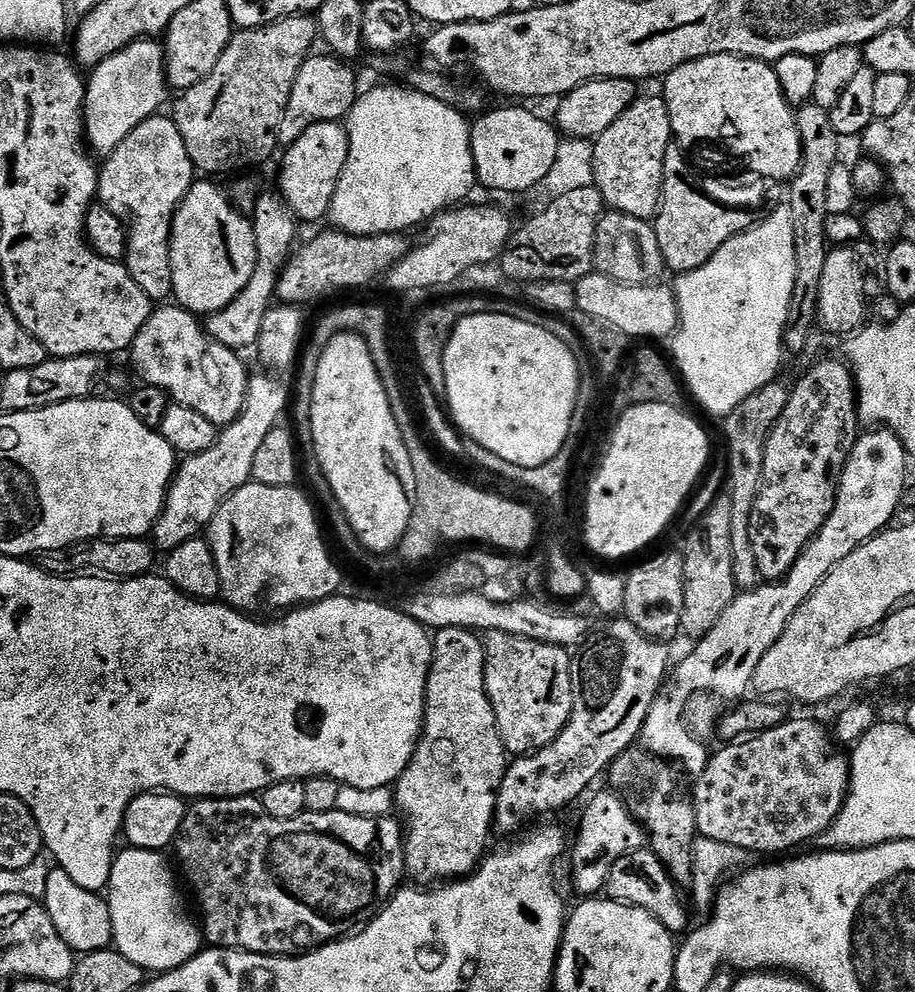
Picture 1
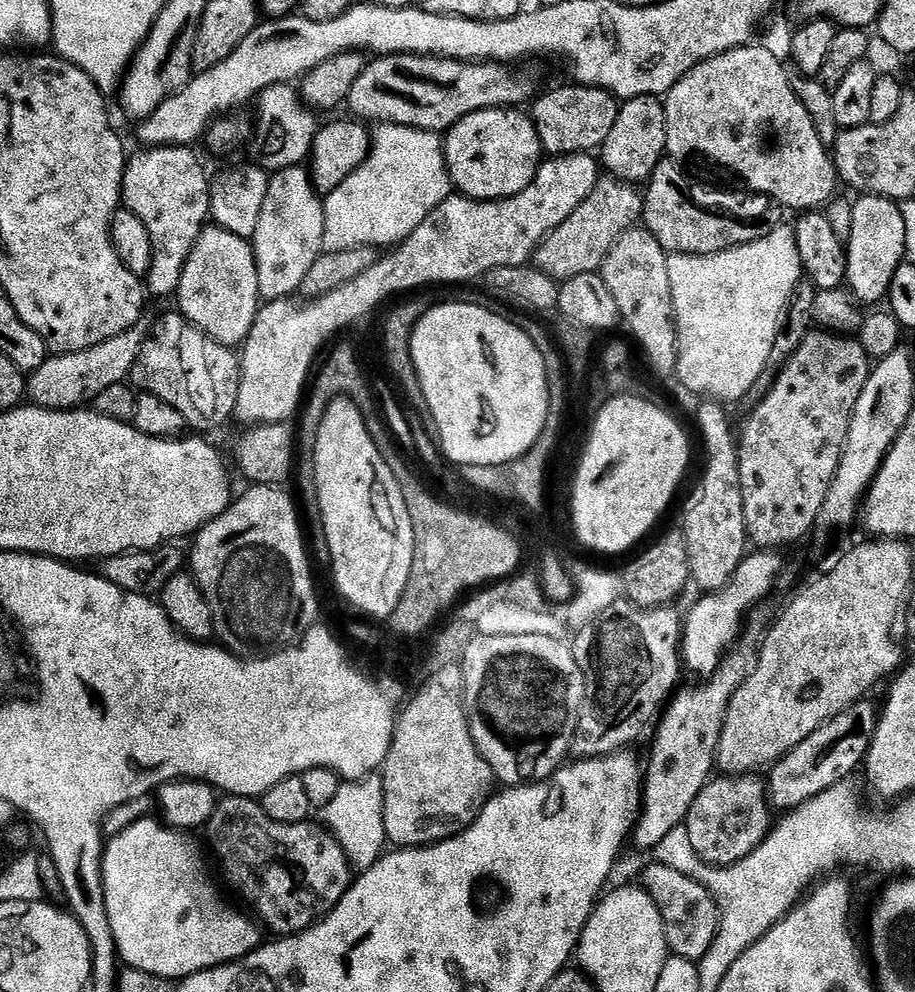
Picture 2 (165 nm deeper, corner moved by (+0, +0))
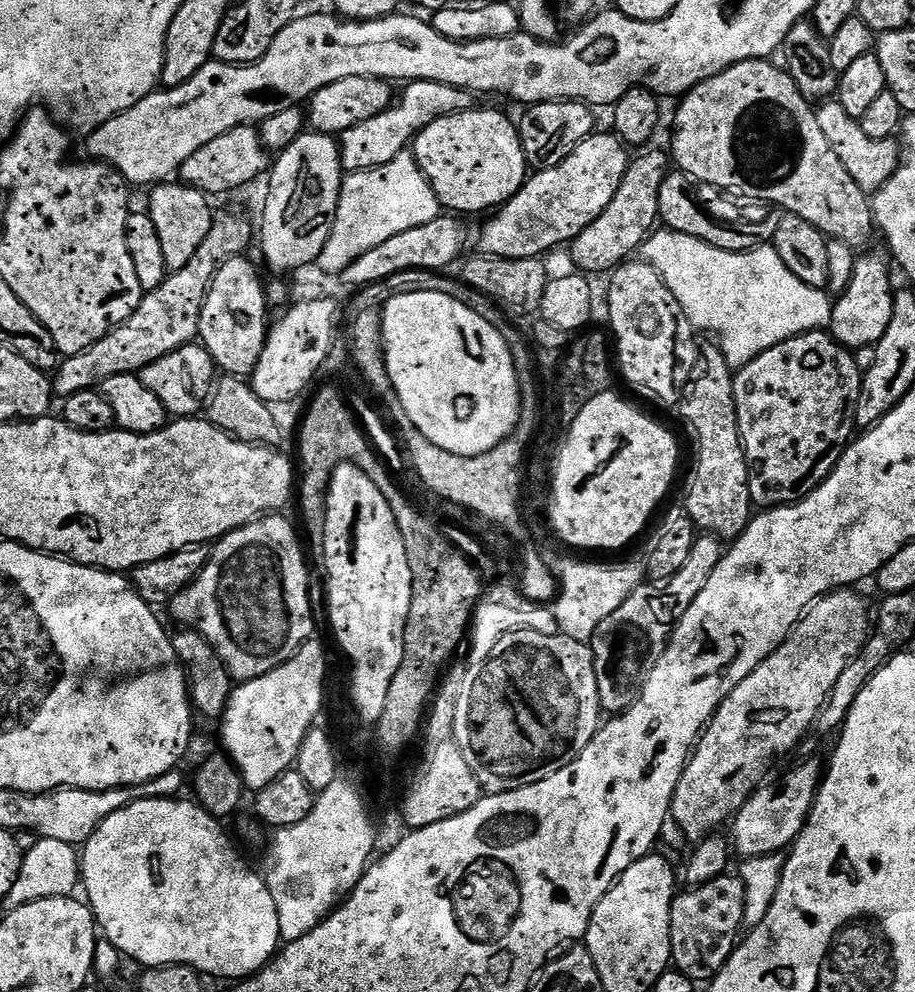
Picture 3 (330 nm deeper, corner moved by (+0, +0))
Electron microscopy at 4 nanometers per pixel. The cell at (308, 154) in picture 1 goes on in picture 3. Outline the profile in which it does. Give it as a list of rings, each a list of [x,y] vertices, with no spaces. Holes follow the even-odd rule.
[[[414,80],[405,88],[408,89],[401,96],[399,93],[391,108],[339,133],[340,161],[345,173],[365,172],[371,168],[386,166],[386,162],[394,162],[394,158],[398,158],[398,154],[402,154],[415,141],[417,134],[426,126],[430,126],[430,122],[453,116],[456,112],[469,111],[473,107],[473,93],[446,86],[442,82]]]

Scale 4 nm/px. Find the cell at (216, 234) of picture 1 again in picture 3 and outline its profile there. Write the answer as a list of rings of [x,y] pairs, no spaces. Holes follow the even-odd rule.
[[[246,255],[230,258],[212,276],[212,281],[202,306],[199,343],[203,344],[212,359],[216,361],[217,369],[229,376],[251,377],[252,371],[258,366],[258,358],[262,358],[264,340],[268,336],[270,327],[270,319],[268,320],[270,303],[266,295],[265,281],[260,281],[259,270],[260,268],[249,261]]]

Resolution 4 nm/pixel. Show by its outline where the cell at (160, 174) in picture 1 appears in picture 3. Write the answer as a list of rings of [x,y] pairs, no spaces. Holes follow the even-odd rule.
[[[183,182],[158,184],[151,192],[152,197],[148,200],[146,211],[154,222],[154,227],[158,229],[158,242],[162,246],[168,271],[174,273],[182,270],[182,266],[186,266],[186,262],[194,258],[194,253],[198,251],[198,246],[202,246],[206,234],[210,234],[214,215],[213,201],[205,193]]]

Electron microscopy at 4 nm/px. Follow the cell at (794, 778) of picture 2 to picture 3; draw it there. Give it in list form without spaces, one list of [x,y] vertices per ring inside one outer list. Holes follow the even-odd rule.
[[[816,758],[801,759],[801,764],[794,765],[776,785],[761,783],[752,797],[736,810],[730,821],[730,844],[735,855],[737,852],[740,858],[749,860],[759,856],[774,856],[791,849],[812,812],[816,792],[822,783],[822,764],[818,761]]]

